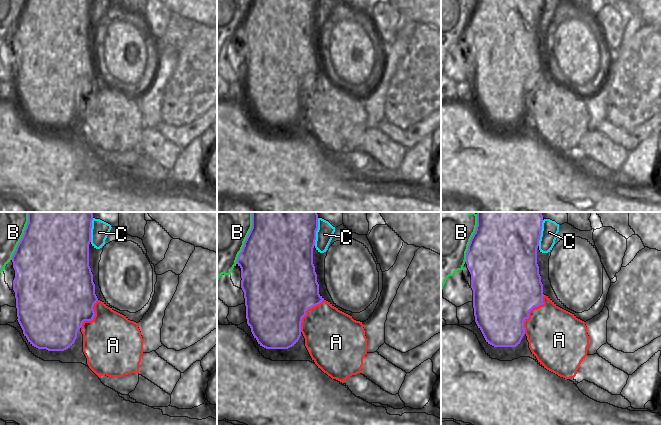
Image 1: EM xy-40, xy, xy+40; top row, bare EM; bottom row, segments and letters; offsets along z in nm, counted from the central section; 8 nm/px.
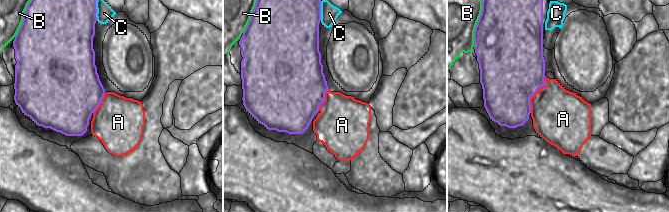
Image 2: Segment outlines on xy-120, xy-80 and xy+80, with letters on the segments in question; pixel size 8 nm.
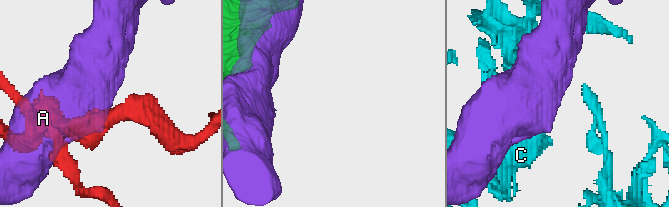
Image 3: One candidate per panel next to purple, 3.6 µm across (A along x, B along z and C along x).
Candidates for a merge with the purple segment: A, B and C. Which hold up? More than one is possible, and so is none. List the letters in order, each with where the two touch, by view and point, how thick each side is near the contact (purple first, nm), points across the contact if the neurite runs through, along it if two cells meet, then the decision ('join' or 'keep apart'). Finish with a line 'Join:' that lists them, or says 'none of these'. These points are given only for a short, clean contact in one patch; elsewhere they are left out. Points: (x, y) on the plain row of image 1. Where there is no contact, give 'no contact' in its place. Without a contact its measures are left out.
A: xy+40 (529, 87) | 500/420 nm | keep apart
B: xy (244, 20) | 500/360 nm | keep apart
C: xy (315, 11) | 400/140 nm | keep apart
Join: none of these

